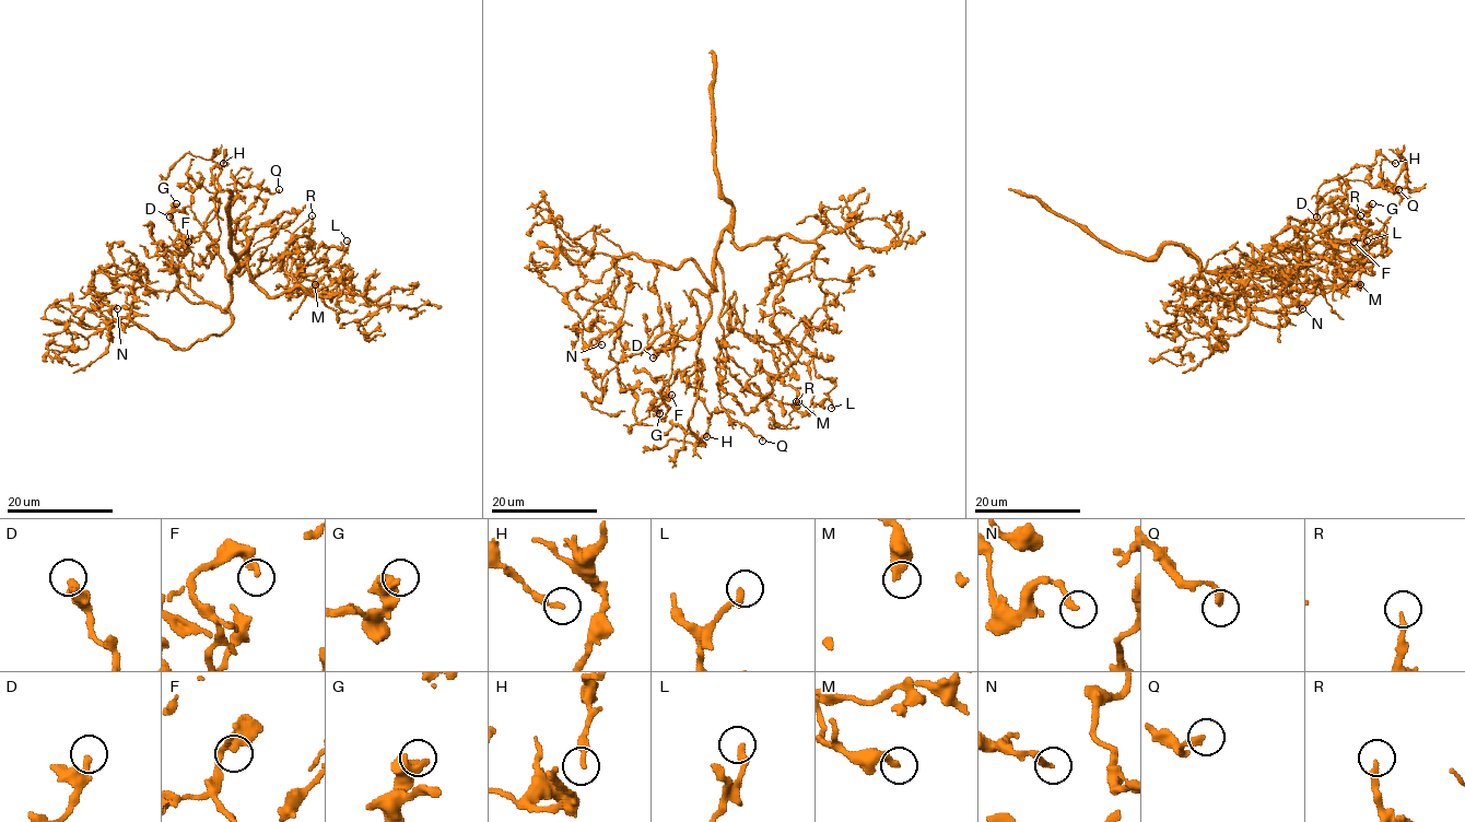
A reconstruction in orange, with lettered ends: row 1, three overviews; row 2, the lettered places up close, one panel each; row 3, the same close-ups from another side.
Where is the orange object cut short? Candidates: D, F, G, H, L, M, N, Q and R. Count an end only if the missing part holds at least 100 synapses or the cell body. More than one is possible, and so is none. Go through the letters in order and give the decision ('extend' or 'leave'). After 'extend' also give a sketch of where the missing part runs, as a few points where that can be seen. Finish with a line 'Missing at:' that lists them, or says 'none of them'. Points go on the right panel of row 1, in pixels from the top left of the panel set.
D: leave
F: leave
G: leave
H: leave
L: leave
M: leave
N: leave
Q: leave
R: leave
Missing at: none of them

